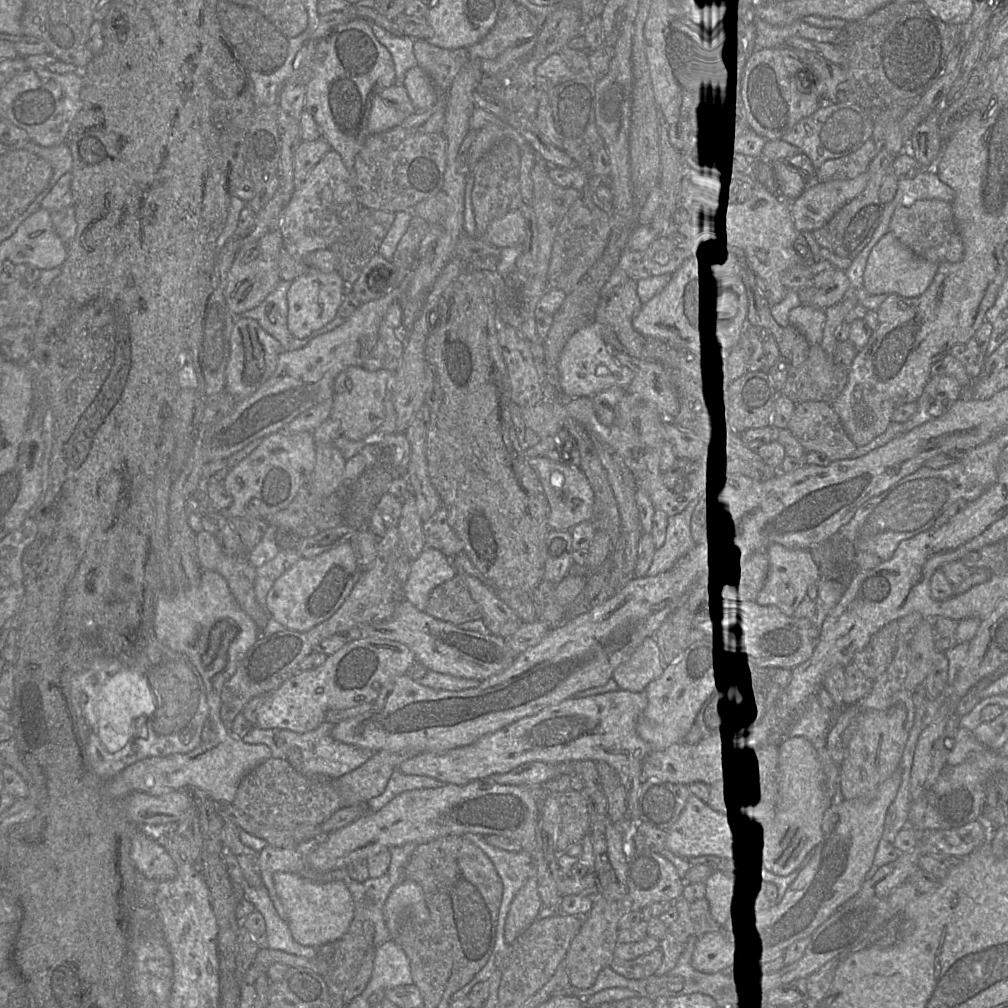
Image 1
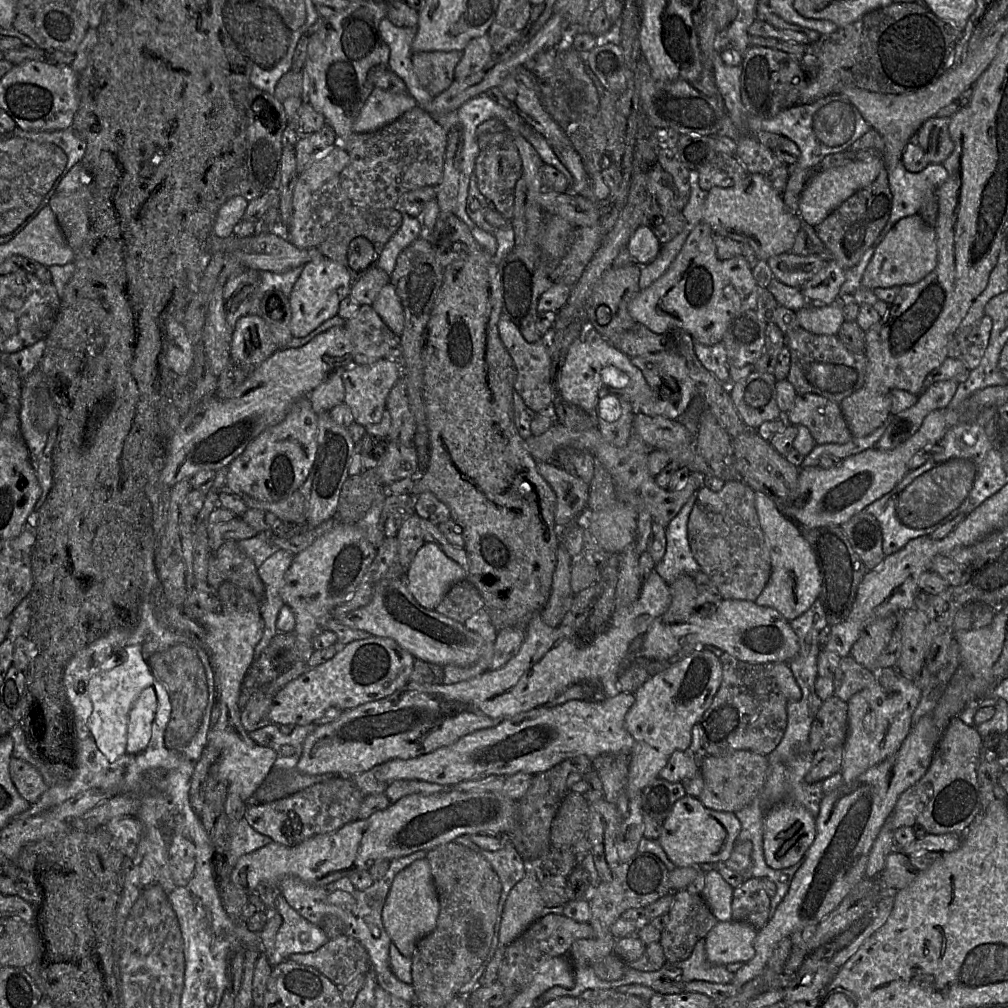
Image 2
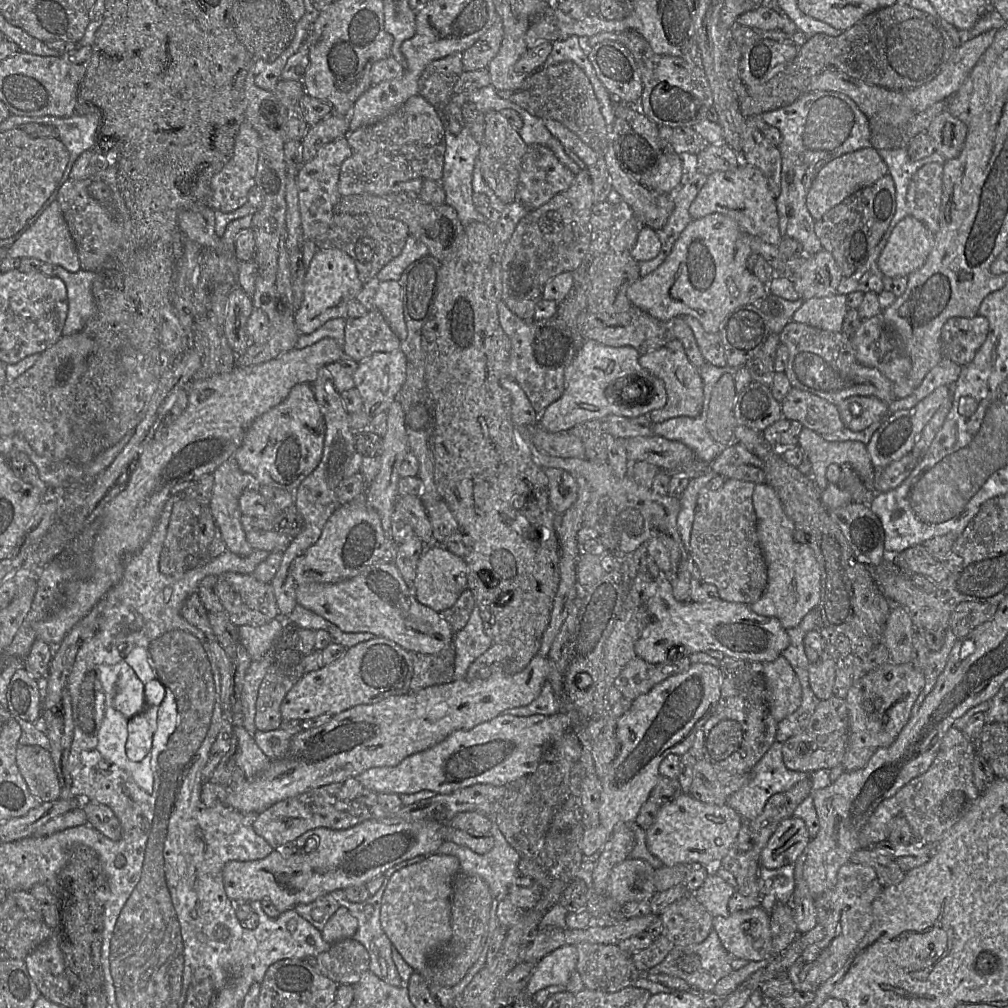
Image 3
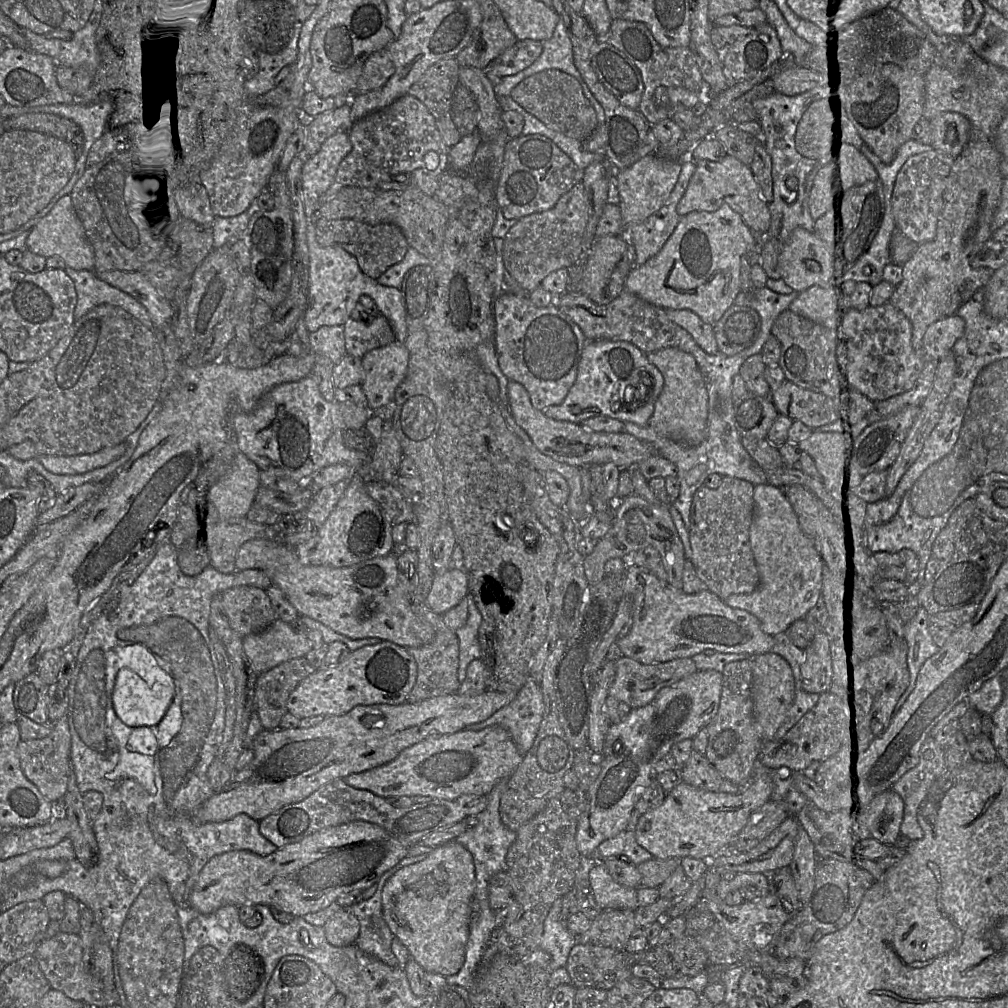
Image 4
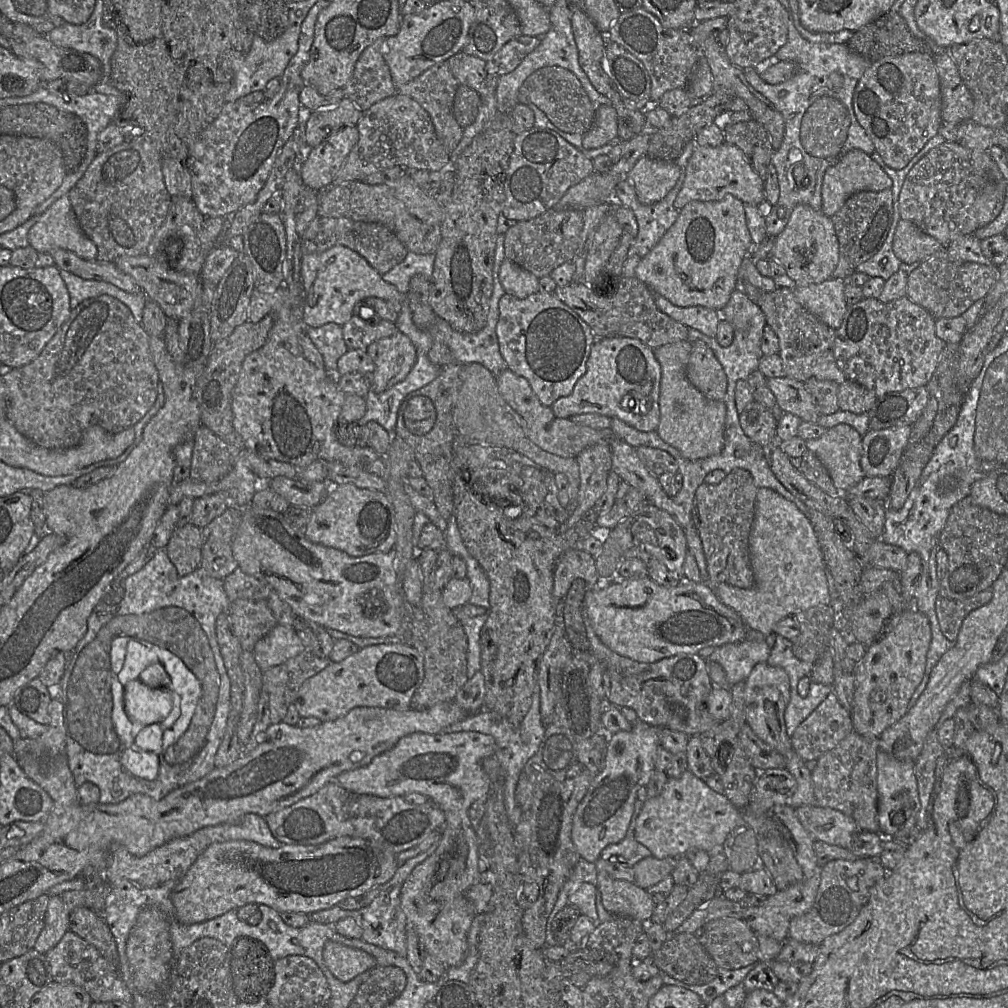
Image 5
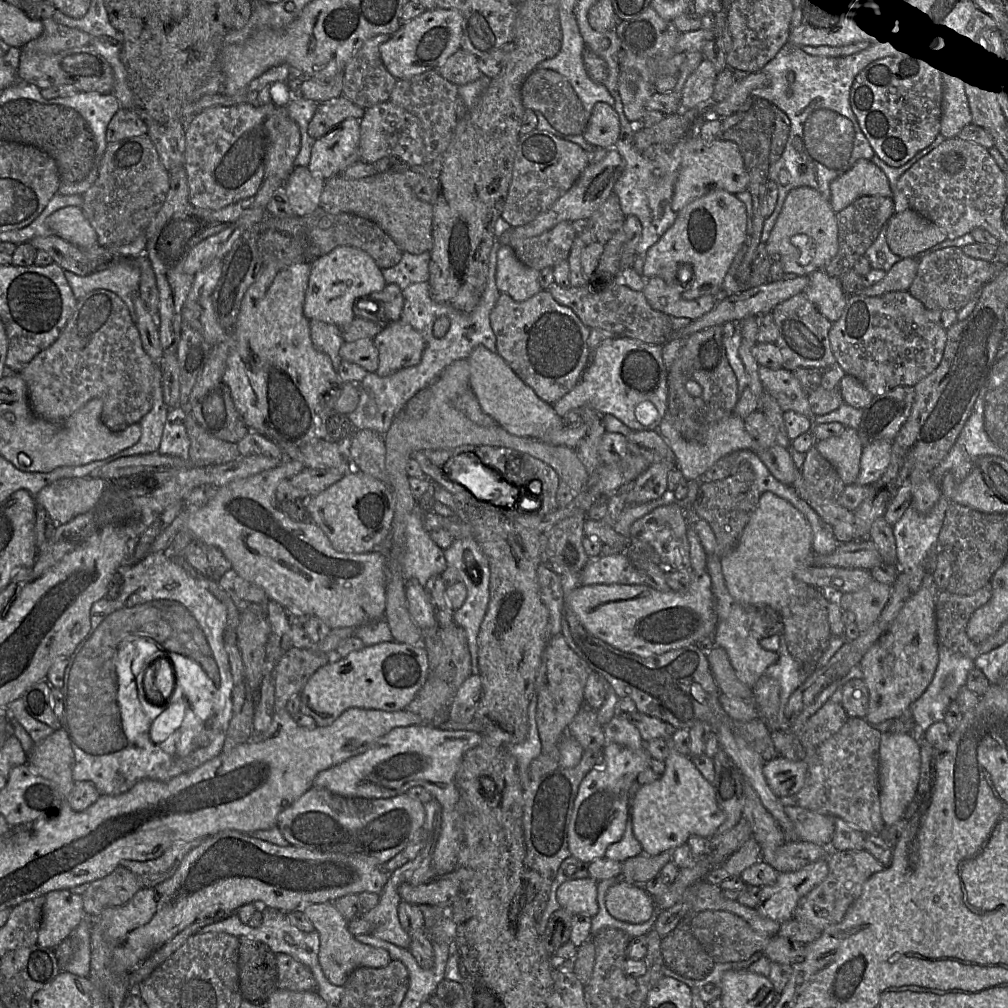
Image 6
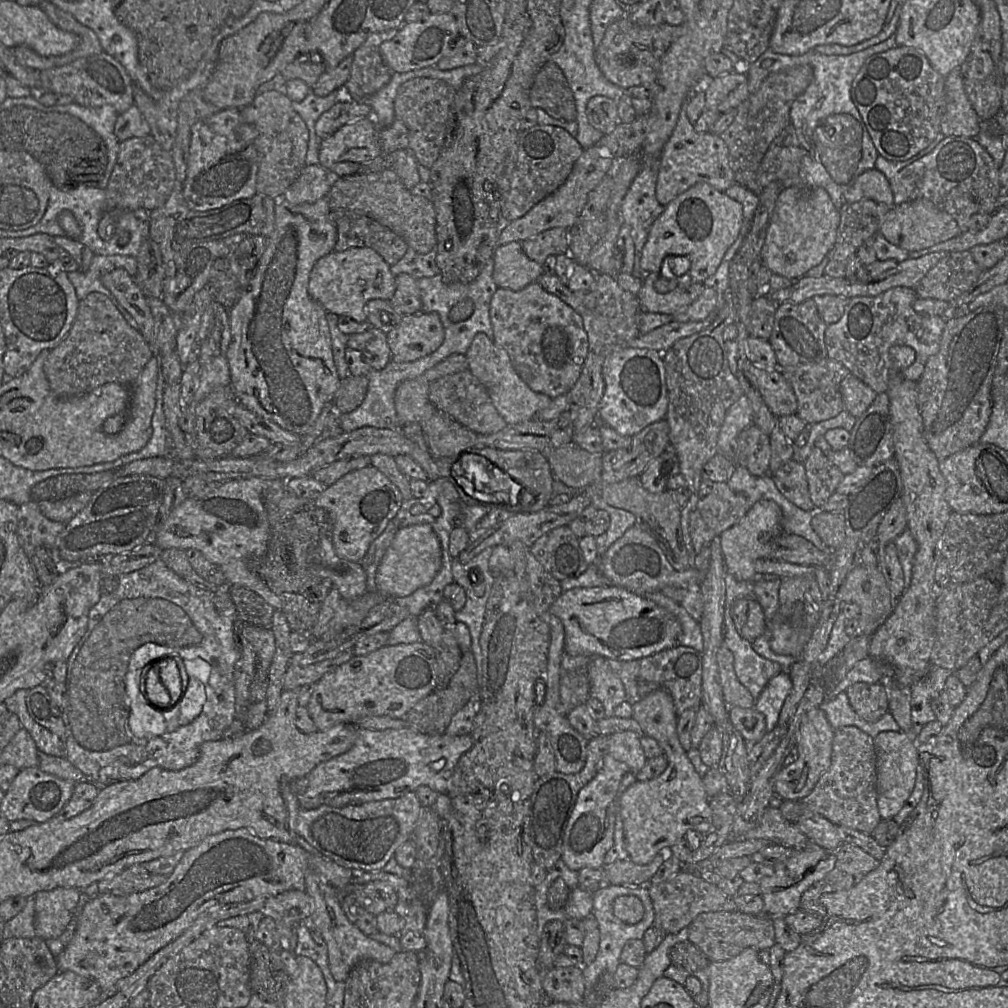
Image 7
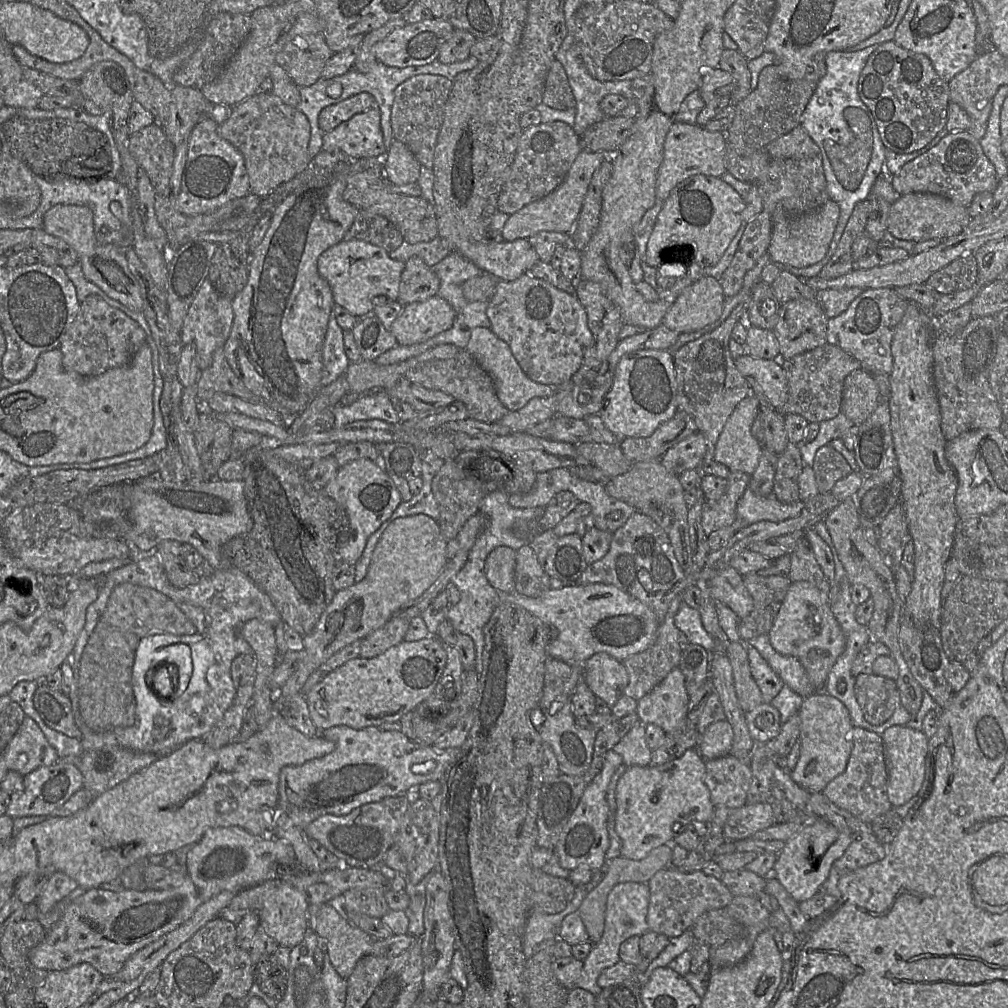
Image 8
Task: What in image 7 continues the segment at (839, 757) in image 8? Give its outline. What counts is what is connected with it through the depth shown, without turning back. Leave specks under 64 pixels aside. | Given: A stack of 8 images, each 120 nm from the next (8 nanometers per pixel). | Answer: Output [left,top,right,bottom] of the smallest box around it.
[775,707,835,800]

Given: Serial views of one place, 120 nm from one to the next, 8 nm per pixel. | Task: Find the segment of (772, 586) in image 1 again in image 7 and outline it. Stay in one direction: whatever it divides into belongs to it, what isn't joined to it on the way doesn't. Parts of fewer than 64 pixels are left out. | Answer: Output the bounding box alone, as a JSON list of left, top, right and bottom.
[719,499,782,582]

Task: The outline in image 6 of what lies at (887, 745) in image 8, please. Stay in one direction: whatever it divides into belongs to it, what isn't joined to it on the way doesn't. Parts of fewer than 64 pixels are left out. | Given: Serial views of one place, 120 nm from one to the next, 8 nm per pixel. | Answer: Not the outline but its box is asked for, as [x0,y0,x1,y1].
[879,733,920,825]

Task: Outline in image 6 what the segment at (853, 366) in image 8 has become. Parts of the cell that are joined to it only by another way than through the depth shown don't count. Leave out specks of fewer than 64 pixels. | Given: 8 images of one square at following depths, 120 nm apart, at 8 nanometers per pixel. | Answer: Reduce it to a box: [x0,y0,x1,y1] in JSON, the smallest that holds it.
[792,362,846,417]

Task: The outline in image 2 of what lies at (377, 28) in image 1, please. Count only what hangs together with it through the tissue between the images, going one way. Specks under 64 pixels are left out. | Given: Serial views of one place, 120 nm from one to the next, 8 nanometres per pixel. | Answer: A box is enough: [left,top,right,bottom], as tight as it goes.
[379,17,434,106]

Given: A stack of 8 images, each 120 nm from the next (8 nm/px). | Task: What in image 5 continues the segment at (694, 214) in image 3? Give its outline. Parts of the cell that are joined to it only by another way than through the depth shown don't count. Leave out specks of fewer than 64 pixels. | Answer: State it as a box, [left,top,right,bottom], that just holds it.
[674,142,765,211]

